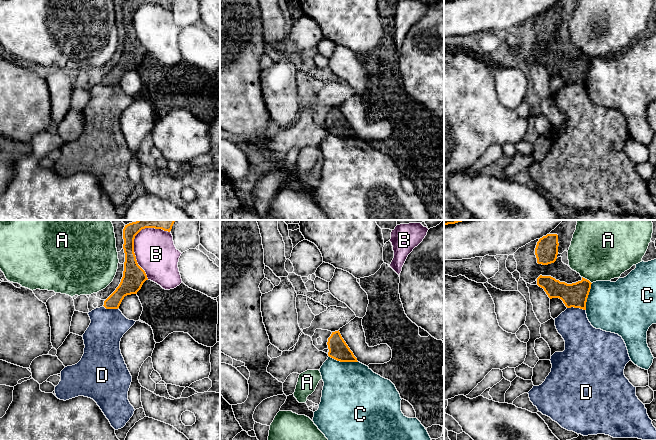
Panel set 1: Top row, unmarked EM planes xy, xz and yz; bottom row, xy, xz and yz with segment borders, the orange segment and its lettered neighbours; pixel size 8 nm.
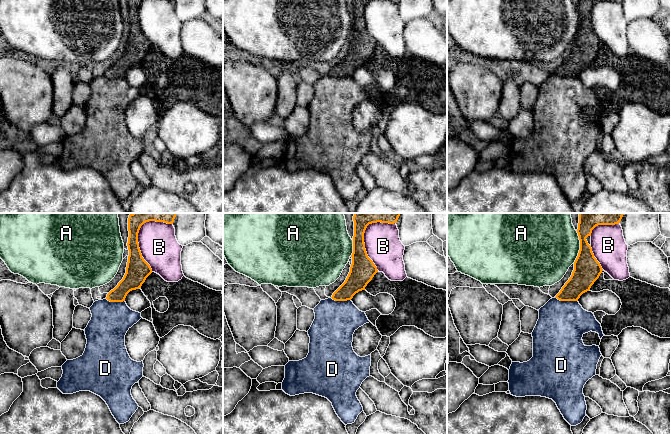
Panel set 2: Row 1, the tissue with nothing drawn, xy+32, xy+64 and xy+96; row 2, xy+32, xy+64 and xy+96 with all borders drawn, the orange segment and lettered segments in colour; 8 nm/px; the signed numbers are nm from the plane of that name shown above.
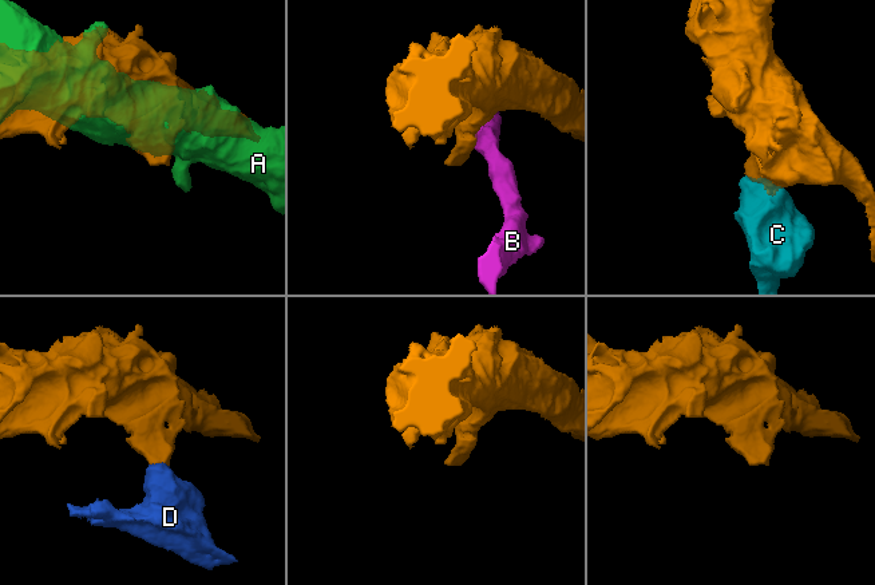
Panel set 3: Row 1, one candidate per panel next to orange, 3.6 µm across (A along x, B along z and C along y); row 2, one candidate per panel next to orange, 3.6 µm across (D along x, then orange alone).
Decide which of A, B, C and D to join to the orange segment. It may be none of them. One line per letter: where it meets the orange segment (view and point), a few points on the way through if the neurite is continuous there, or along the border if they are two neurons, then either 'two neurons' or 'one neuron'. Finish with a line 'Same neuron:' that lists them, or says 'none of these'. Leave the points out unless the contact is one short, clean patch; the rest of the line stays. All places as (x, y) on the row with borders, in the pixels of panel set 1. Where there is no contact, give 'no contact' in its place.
A: yz (586, 279) | two neurons
B: xy (133, 245) | two neurons
C: xz (343, 361) | along xz (329, 356), (340, 361), (357, 362) | two neurons
D: yz (576, 307) | two neurons
Same neuron: none of these

